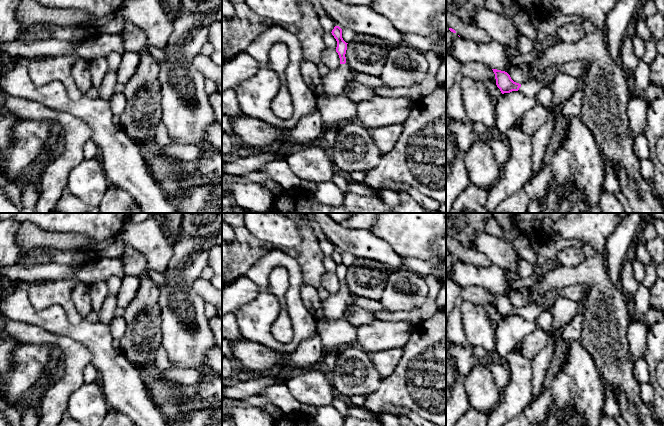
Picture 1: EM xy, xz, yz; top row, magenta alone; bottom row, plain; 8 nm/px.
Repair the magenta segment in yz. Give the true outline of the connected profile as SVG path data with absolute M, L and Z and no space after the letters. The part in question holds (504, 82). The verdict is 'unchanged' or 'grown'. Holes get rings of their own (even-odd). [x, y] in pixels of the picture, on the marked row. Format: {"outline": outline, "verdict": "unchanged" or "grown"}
{"outline": "M497 69L492 70L495 74L496 85L502 94L510 93L512 91L519 91L527 97L535 98L539 91L548 85L547 82L536 79L530 79L524 83L519 84L514 82L507 72Z", "verdict": "grown"}

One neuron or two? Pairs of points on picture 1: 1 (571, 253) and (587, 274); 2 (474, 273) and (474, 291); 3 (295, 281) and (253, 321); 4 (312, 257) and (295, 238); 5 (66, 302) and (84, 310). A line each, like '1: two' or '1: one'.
1: two
2: two
3: one
4: two
5: two

